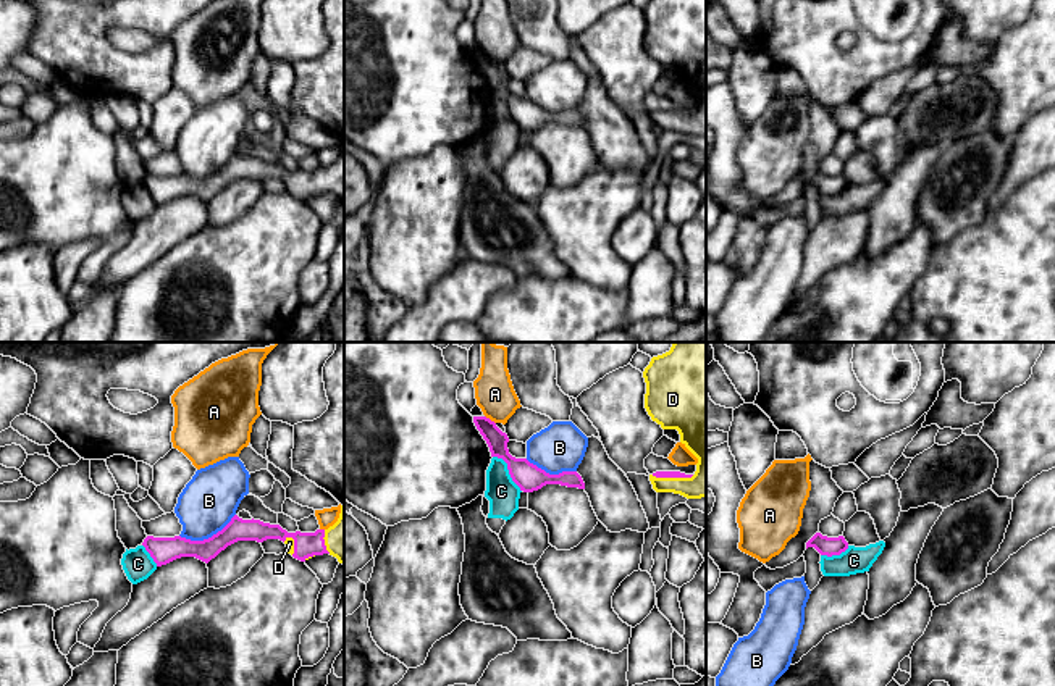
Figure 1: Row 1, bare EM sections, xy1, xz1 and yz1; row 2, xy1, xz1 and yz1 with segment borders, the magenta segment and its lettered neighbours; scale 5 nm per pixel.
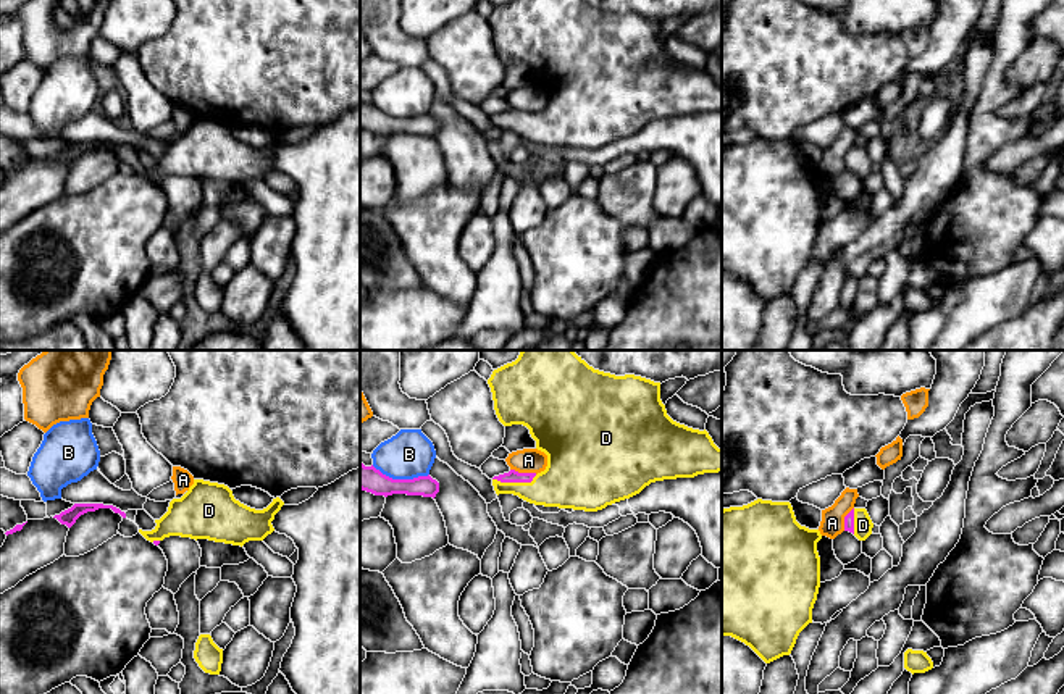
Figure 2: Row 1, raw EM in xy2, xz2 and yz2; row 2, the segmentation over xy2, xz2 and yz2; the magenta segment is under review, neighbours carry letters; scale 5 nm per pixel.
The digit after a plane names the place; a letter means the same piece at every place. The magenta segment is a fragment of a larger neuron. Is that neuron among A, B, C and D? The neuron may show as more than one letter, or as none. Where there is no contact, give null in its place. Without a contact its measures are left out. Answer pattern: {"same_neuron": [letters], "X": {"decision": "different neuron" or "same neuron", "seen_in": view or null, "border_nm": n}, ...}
{"same_neuron": ["D"], "A": {"decision": "different neuron", "seen_in": "xz2", "border_nm": 140}, "B": {"decision": "different neuron", "seen_in": "xy1", "border_nm": 300}, "C": {"decision": "different neuron", "seen_in": "xz1", "border_nm": 240}, "D": {"decision": "same neuron", "seen_in": "xz2", "border_nm": 220}}

